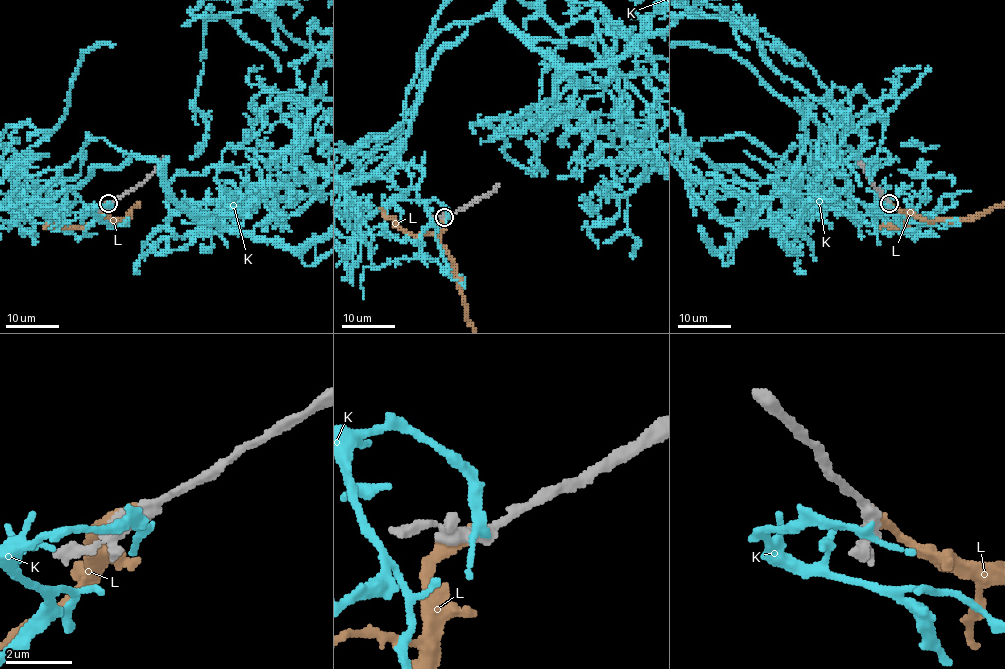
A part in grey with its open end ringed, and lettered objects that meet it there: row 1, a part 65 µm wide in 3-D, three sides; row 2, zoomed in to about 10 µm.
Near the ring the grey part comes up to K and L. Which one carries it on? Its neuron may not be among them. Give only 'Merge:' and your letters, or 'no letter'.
Merge: L

